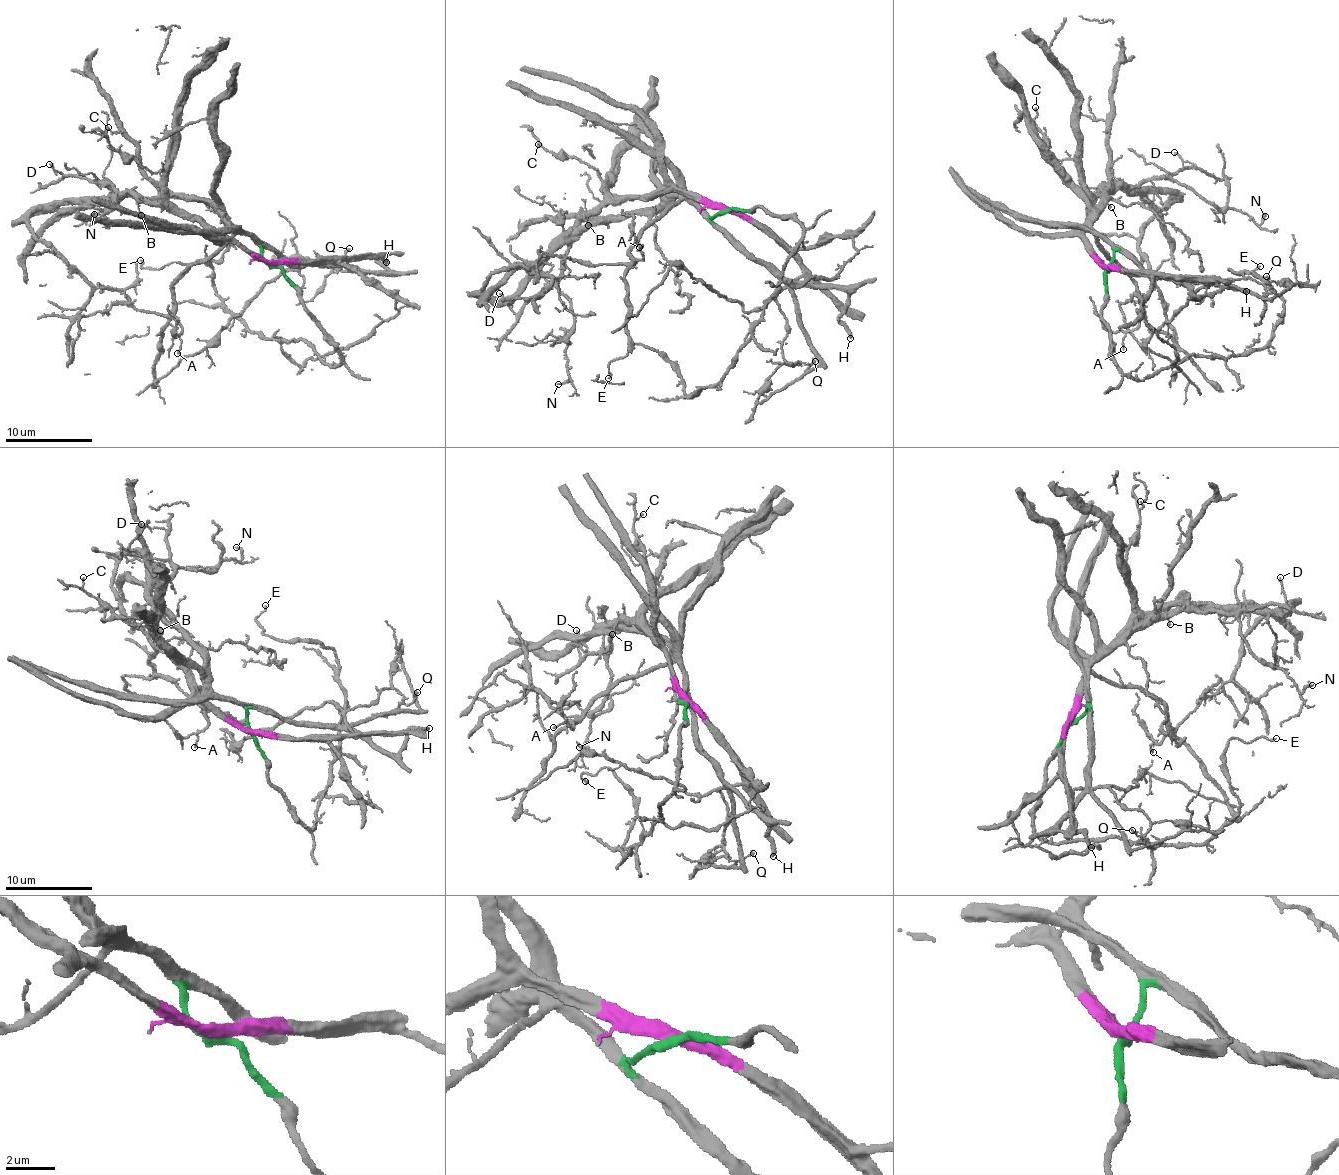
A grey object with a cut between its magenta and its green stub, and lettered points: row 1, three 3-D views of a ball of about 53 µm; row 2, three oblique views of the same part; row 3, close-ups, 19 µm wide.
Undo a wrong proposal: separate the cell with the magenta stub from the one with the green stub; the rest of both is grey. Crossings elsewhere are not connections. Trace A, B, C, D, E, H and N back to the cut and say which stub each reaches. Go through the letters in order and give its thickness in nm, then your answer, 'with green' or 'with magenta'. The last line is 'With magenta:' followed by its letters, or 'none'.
A: 120 nm thick; with green
B: 80 nm thick; with magenta
C: 100 nm thick; with magenta
D: 140 nm thick; with green
E: 130 nm thick; with green
H: 280 nm thick; with green
N: 110 nm thick; with green
With magenta: B, C

